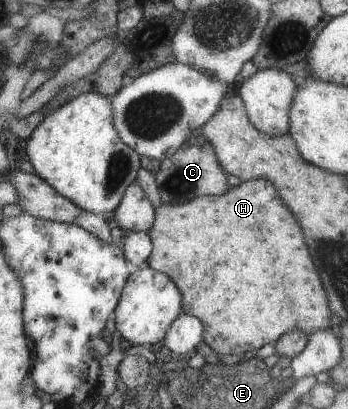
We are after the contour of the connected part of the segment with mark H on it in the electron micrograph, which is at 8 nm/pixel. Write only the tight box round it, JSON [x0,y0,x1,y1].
[146,178,332,355]

